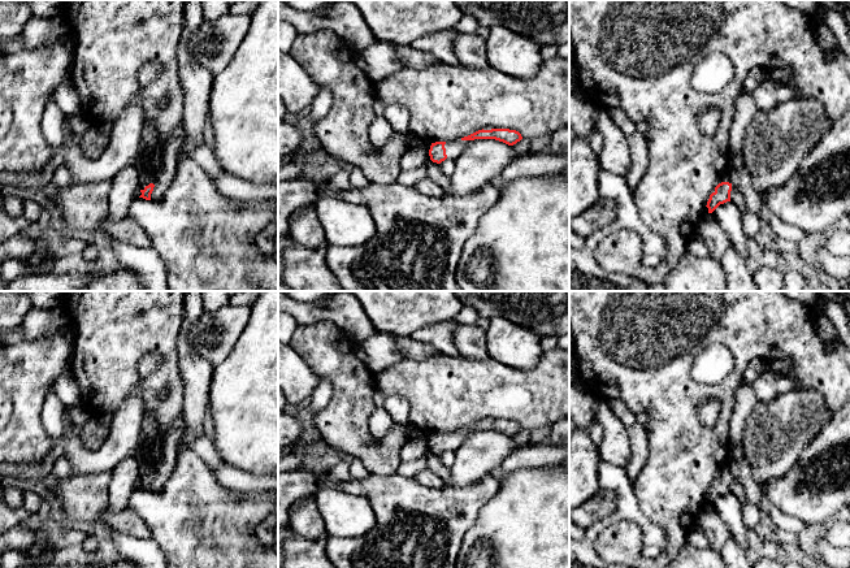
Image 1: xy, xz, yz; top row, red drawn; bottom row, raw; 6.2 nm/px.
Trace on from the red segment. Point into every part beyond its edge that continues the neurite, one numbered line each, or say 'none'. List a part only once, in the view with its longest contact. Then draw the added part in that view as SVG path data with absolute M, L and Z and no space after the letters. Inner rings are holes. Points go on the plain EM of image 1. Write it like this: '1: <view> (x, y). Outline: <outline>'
1: xz (454, 441). Outline: M457 430L454 433L446 433L444 439L446 439L447 450L456 451L461 446L461 443L464 442L464 439L467 438L469 433L470 432L461 432L461 430Z

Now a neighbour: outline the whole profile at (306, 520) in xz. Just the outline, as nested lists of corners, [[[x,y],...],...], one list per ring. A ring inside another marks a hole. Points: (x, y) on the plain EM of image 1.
[[[316,498],[290,507],[290,528],[294,533],[307,538],[328,537],[324,519],[318,511]]]

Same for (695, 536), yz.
[[[693,524],[686,534],[686,542],[691,543],[698,549],[708,549],[708,541],[704,532],[701,529],[699,525]]]

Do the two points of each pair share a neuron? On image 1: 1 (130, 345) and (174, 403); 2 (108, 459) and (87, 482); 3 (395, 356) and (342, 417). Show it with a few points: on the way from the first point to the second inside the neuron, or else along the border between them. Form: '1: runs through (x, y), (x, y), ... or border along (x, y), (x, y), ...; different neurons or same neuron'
1: runs through (152, 341), (157, 341), (169, 354), (170, 381); same neuron
2: border along (111, 469), (82, 475); different neurons
3: border along (363, 360), (374, 374); different neurons

